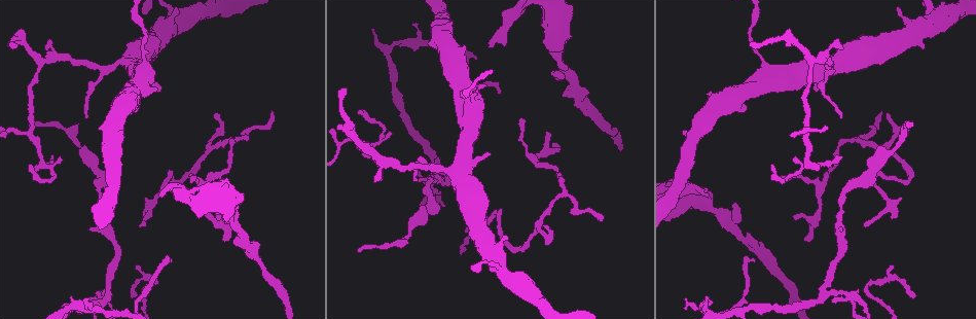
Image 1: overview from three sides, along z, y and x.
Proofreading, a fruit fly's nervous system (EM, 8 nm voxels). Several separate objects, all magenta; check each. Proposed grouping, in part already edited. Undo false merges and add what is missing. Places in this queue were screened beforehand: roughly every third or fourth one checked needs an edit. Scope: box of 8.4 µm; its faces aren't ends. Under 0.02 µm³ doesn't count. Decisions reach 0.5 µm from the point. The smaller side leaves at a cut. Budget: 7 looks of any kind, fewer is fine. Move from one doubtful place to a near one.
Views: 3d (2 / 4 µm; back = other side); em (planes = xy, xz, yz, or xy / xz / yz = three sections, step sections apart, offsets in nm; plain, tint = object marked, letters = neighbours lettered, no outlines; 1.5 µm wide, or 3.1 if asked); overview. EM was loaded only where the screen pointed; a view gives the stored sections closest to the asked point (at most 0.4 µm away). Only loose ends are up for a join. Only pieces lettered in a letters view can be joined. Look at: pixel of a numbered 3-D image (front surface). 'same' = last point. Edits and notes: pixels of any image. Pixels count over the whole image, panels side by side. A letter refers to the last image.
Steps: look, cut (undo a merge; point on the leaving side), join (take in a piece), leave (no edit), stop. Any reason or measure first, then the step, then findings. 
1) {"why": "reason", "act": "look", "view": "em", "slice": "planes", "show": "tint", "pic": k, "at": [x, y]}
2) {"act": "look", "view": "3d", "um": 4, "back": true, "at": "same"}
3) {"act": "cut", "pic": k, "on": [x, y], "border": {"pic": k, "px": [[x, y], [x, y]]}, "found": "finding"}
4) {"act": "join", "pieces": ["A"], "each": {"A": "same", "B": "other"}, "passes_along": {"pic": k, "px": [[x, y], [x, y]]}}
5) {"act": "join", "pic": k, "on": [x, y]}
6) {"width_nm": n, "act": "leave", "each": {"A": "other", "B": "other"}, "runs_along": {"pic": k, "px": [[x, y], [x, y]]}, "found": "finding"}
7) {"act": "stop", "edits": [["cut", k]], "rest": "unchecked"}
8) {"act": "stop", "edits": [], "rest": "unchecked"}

{"why": "thick turns thin", "act": "look", "view": "em", "slice": "yz", "step": 8, "show": "tint", "pic": 1, "at": [232, 219]}

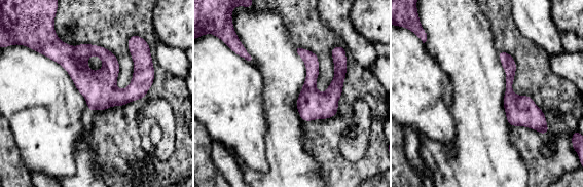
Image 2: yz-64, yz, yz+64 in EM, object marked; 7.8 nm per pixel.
{"why": "cut it another way", "act": "look", "view": "em", "slice": "planes", "show": "tint", "at": "same"}

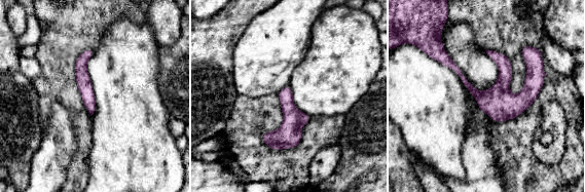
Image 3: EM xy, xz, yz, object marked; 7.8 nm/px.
{"act": "look", "view": "em", "slice": "planes", "show": "letters", "at": "same"}

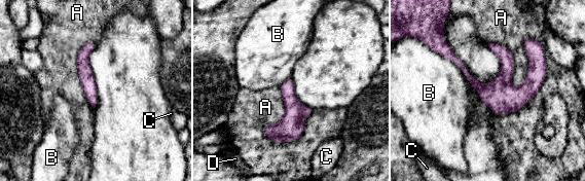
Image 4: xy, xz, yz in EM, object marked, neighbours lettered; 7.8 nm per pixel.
{"width_nm": 110, "act": "leave", "each": {"A": "other", "B": "other", "C": "other", "D": "other"}, "border": {"pic": 4, "px": [[88, 41], [77, 75], [93, 108]]}, "found": "one cell here"}

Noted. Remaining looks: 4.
{"why": "free end", "act": "look", "view": "3d", "um": 4, "back": true, "pic": 1, "at": [220, 217]}

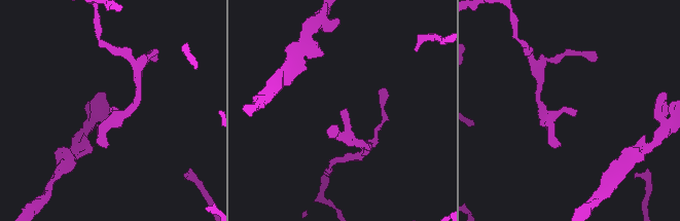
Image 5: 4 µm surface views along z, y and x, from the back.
{"act": "look", "view": "em", "slice": "planes", "show": "letters", "pic": 5, "at": [347, 108]}

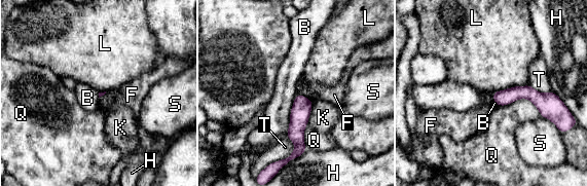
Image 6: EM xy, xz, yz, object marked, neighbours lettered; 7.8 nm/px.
{"act": "leave", "each": {"B": "other", "F": "other", "H": "other", "K": "other", "L": "other", "Q": "other", "S": "other", "T": "other"}, "runs_along": {"pic": 6, "px": [[299, 97], [298, 150], [291, 157]]}, "found": "no lettered piece goes on from it"}

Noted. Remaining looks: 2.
{"why": "tapers out", "act": "look", "view": "em", "slice": "planes", "show": "plain", "pic": 1, "at": [159, 192]}

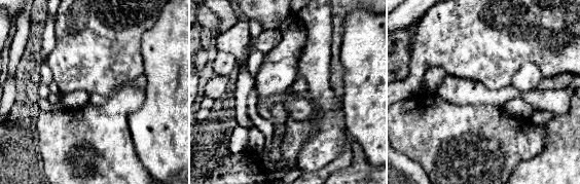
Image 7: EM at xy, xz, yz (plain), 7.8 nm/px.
{"act": "look", "view": "em", "slice": "planes", "show": "letters", "at": "same"}

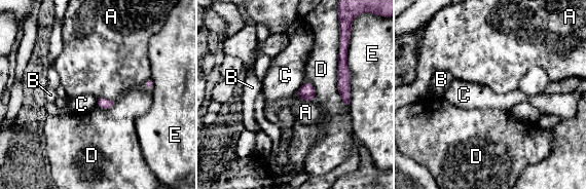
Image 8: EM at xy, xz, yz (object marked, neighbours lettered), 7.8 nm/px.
{"act": "leave", "each": {"A": "other", "B": "other", "C": "other", "D": "other", "E": "other"}, "border": {"pic": 8, "px": [[302, 82], [295, 92]]}, "found": "none of them fits"}

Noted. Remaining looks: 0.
{"act": "stop", "edits": [], "rest": "unchecked"}

